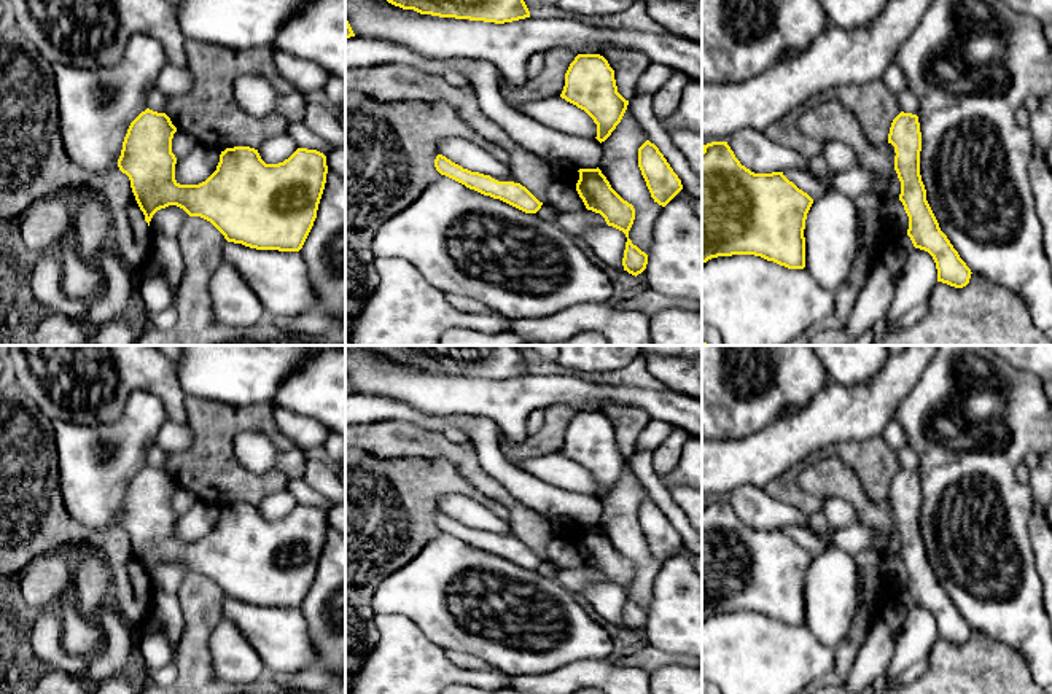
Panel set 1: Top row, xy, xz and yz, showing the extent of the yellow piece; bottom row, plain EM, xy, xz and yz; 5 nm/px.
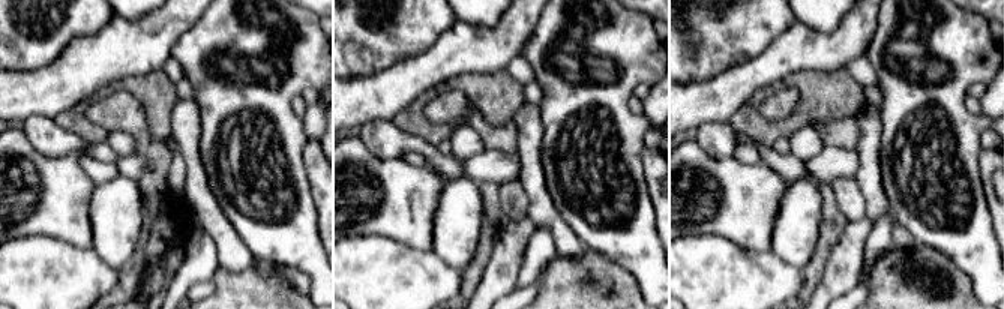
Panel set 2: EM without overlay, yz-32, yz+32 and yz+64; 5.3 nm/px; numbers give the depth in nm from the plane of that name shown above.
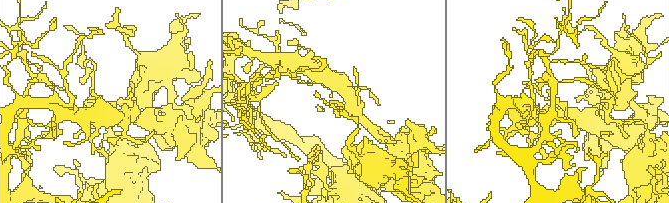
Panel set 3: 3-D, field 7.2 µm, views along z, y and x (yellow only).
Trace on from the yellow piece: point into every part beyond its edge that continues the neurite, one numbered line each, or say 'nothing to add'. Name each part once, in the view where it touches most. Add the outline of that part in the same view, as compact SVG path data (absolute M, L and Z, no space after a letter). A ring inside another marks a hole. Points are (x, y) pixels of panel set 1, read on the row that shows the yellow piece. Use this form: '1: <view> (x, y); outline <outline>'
nothing to add

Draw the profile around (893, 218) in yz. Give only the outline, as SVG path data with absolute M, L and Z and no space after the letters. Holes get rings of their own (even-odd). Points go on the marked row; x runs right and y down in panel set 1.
M883 199L882 201L880 224L885 229L885 232L893 239L898 239L902 234L907 234L909 216L899 199Z

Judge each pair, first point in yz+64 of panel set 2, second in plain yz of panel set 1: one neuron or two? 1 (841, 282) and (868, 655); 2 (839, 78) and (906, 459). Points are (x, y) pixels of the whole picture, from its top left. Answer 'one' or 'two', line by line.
1: one
2: two

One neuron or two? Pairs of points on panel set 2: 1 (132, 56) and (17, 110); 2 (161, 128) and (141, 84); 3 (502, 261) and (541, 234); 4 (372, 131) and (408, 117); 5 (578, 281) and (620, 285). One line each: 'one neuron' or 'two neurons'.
1: one neuron
2: one neuron
3: two neurons
4: two neurons
5: one neuron

